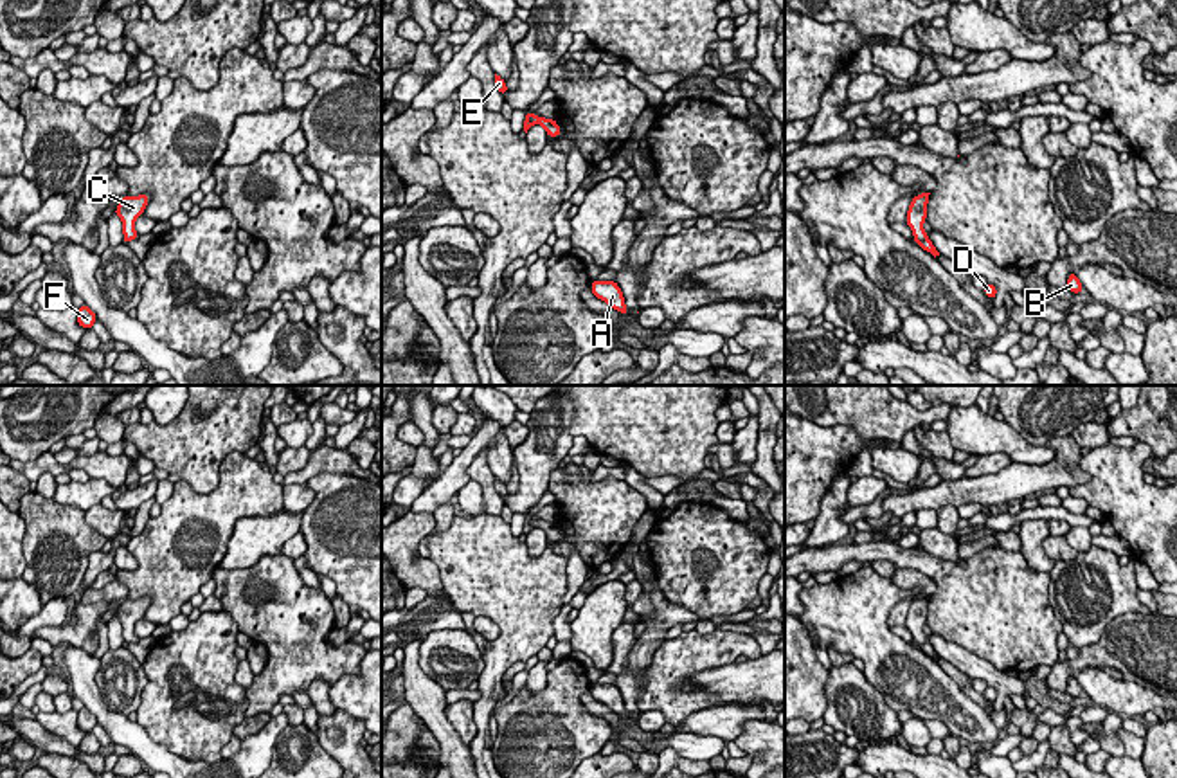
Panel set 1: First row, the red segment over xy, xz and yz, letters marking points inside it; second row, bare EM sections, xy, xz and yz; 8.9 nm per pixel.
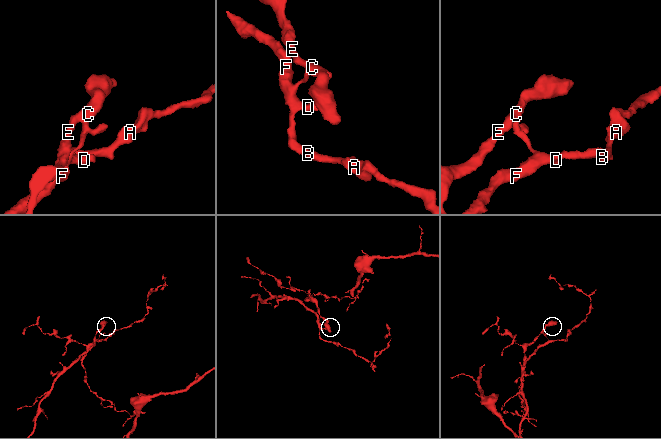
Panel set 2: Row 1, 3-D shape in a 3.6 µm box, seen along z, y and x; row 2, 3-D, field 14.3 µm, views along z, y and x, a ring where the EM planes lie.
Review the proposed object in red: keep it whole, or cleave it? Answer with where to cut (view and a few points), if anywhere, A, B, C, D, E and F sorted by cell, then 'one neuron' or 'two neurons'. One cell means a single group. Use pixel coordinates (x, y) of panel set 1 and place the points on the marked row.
yz (925, 236), (915, 240) | A B D F / C E | two neurons

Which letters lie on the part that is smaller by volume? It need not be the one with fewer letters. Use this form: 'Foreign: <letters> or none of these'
Foreign: C, E

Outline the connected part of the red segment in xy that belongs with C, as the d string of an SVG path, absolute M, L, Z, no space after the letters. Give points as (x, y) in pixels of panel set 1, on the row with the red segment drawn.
M149 194L122 196L113 214L122 222L124 240L137 240L140 234L135 231L135 220L144 214Z

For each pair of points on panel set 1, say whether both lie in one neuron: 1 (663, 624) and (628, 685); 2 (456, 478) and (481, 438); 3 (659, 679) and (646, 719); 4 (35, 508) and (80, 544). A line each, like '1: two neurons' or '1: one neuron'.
1: one neuron
2: one neuron
3: two neurons
4: one neuron

